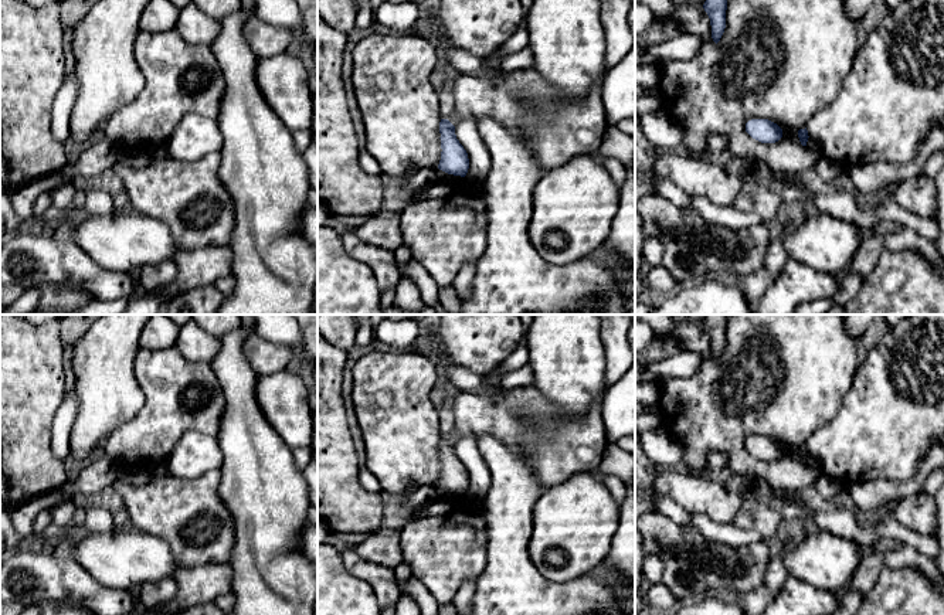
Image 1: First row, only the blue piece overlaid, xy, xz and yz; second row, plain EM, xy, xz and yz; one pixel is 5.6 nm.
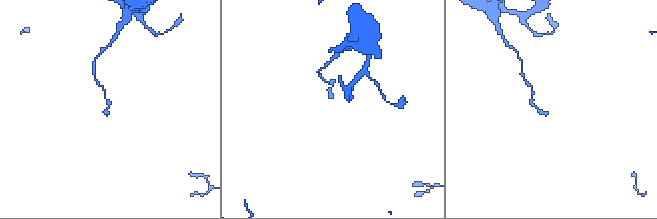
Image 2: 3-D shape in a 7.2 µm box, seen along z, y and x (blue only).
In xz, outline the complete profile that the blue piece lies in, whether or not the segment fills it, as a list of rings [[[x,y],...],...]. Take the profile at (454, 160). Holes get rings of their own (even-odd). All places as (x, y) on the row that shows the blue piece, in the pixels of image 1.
[[[448,119],[439,122],[441,160],[438,169],[454,176],[465,177],[469,169],[468,153],[455,135],[455,126]]]

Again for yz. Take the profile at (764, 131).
[[[751,119],[746,123],[746,132],[761,143],[775,143],[782,137],[782,129],[768,119]]]

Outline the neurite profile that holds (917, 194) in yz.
[[[920,174],[900,181],[892,197],[901,208],[931,218],[937,211],[935,194],[934,179]]]

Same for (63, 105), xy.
[[[74,71],[65,75],[61,89],[57,92],[52,103],[51,133],[52,136],[67,145],[69,139],[69,119],[78,92],[78,84]]]

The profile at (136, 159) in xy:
[[[126,147],[119,149],[118,162],[126,163],[133,169],[146,167],[152,160],[152,156],[146,150],[129,150]]]

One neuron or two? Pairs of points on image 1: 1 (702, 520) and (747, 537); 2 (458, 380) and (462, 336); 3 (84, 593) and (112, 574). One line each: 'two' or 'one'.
1: one
2: two
3: two

